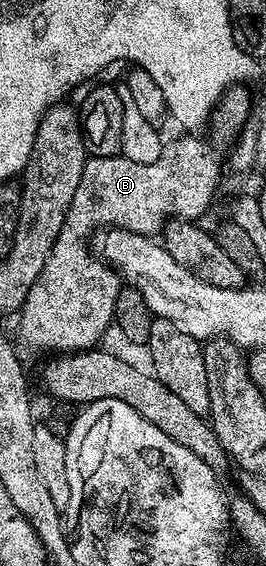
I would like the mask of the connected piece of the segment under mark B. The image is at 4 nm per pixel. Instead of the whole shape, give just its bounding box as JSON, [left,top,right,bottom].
[17,134,221,354]

